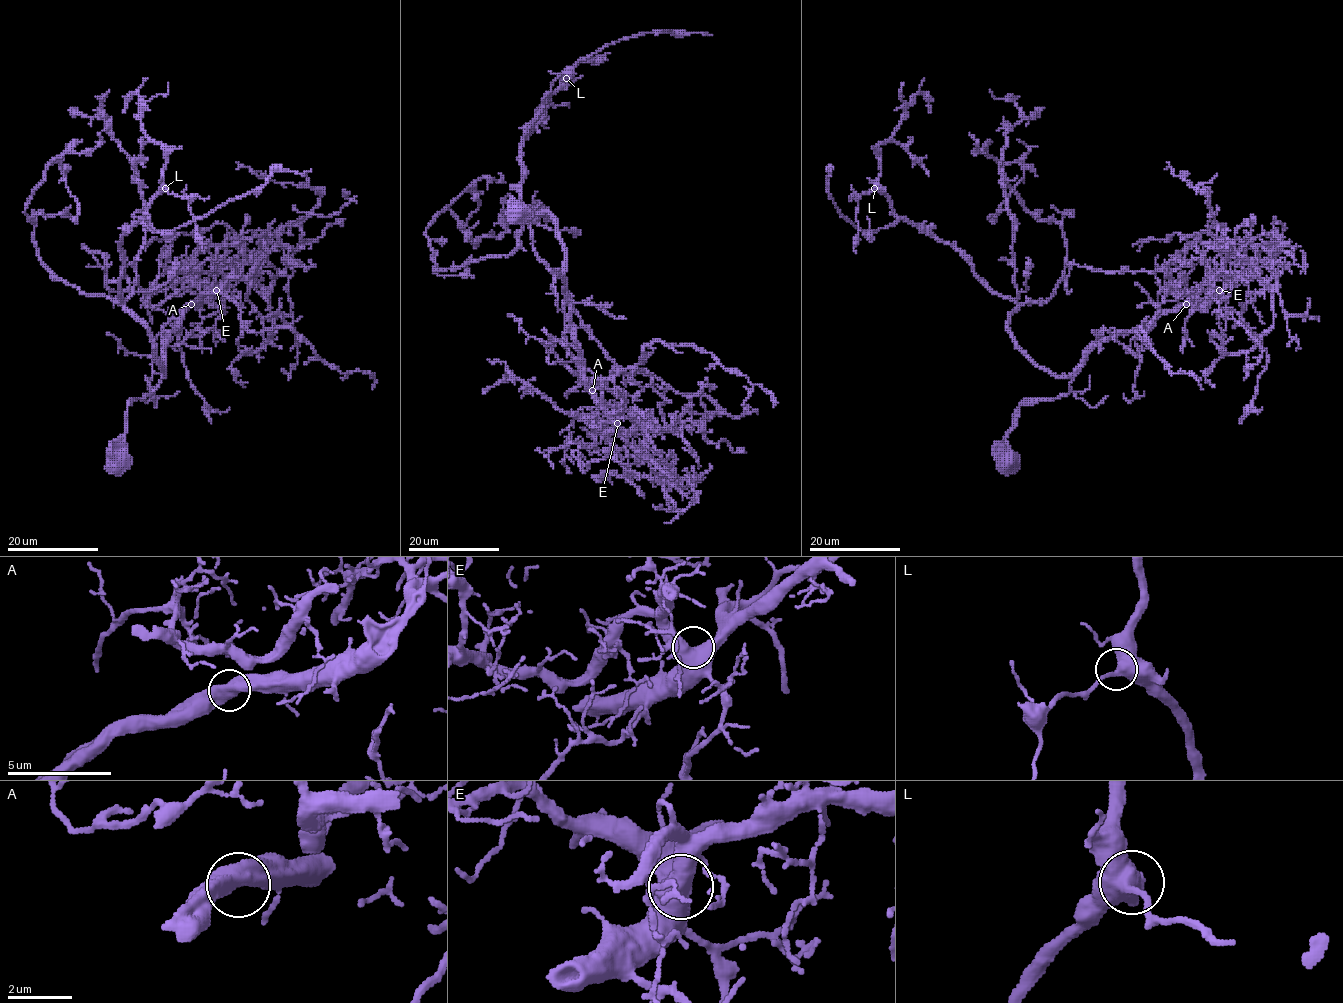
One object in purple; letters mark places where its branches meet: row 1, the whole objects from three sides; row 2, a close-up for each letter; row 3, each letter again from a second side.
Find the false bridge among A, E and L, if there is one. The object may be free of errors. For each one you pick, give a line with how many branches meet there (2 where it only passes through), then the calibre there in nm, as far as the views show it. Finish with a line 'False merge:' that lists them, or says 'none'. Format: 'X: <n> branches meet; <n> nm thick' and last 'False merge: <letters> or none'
False merge: none

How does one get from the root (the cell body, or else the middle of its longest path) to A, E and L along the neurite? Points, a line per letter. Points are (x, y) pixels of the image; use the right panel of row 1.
A: (1010, 461), (1006, 435), (1022, 404), (1065, 395), (1074, 369), (1099, 341), (1139, 331), (1187, 305)
E: (1010, 461), (1013, 414), (1022, 404), (1065, 395), (1074, 369), (1099, 341), (1201, 305), (1219, 290)
L: (1010, 461), (1013, 414), (1065, 395), (1073, 377), (1042, 369), (1010, 331), (1016, 305), (874, 188)

